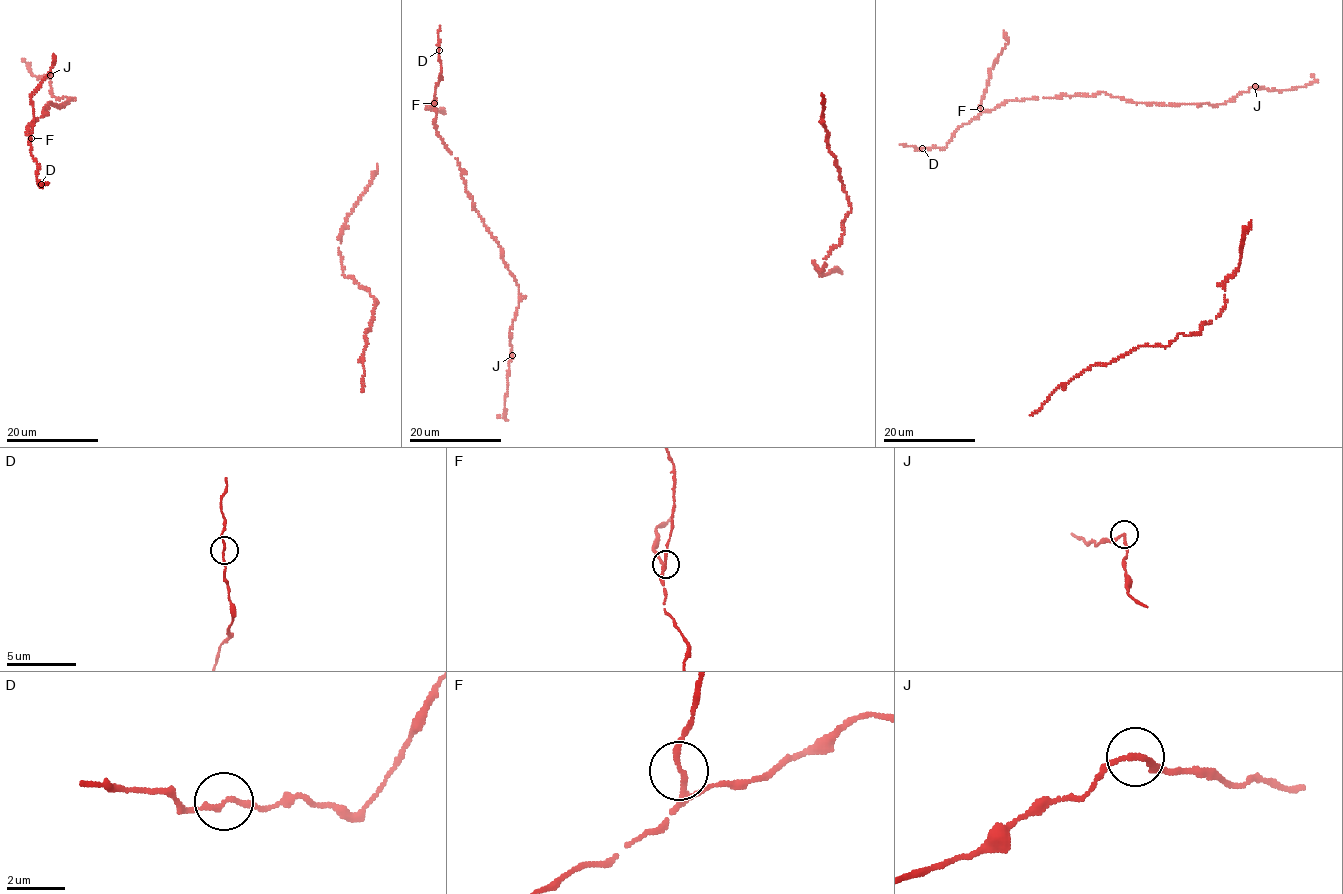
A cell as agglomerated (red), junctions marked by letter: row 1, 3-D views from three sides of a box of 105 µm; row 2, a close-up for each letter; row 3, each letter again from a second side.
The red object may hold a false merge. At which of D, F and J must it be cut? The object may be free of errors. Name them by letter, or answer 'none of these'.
F

